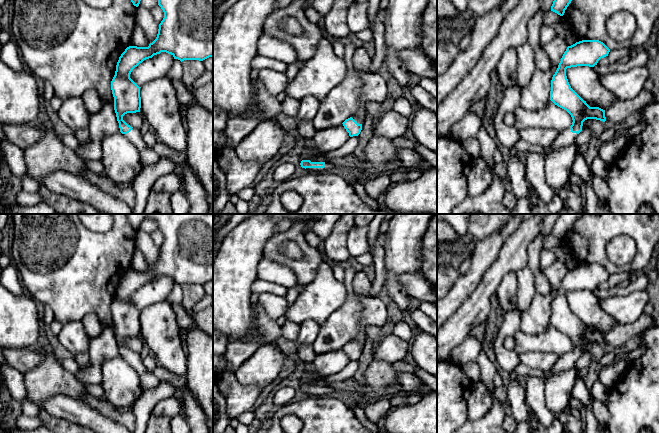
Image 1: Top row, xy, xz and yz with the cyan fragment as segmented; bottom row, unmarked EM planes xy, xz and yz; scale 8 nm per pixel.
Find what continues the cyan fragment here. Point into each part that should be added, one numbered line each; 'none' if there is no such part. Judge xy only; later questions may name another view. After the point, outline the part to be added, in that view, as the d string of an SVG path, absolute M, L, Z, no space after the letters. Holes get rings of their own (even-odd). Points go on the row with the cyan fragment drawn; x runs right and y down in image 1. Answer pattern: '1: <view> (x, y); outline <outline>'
1: xy (148, 156); outline M132 128L132 130L129 133L124 135L139 150L143 166L146 167L149 165L153 165L160 160L161 157L143 141L143 137L139 129Z

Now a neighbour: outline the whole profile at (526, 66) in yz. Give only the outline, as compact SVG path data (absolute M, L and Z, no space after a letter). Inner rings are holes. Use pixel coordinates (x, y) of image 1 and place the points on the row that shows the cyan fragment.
M526 43L516 49L517 53L517 83L523 88L527 86L534 72L537 70L535 53L532 47Z

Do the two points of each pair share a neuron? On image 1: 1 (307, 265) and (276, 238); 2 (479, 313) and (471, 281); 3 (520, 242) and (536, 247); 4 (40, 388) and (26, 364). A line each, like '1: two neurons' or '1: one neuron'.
1: one neuron
2: two neurons
3: two neurons
4: two neurons

